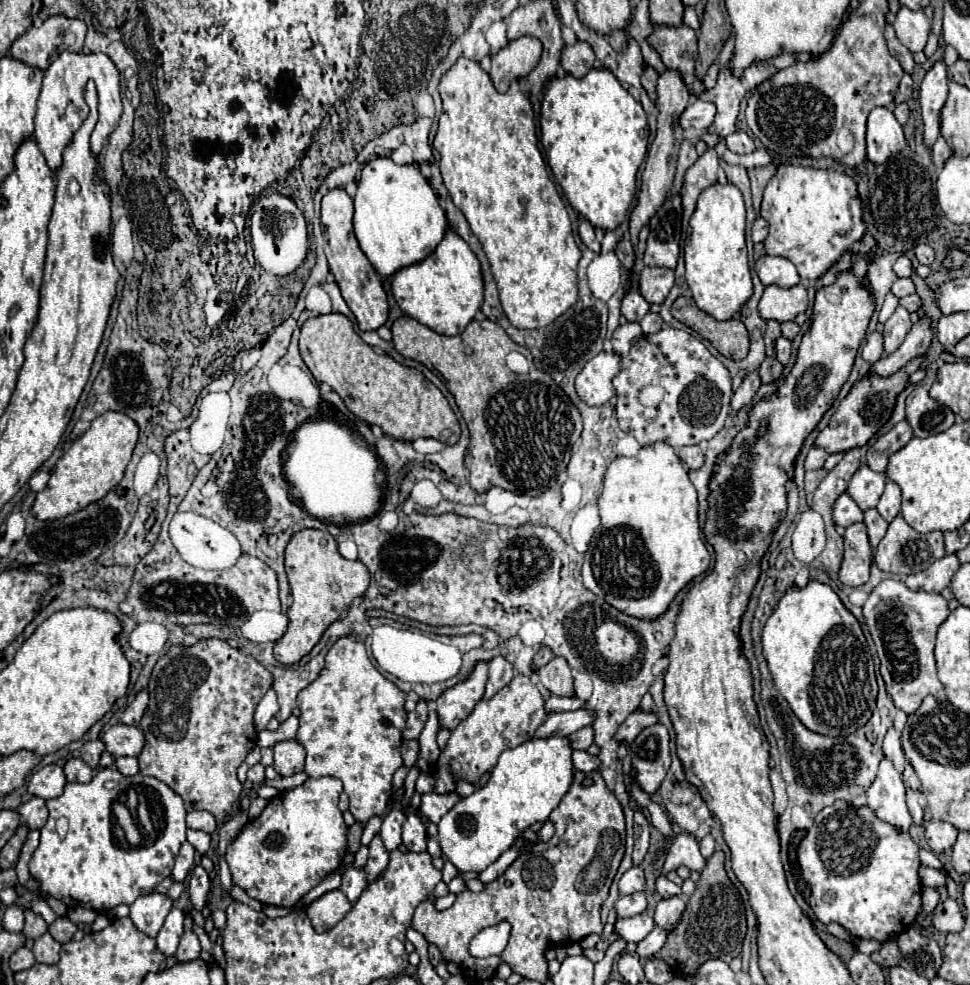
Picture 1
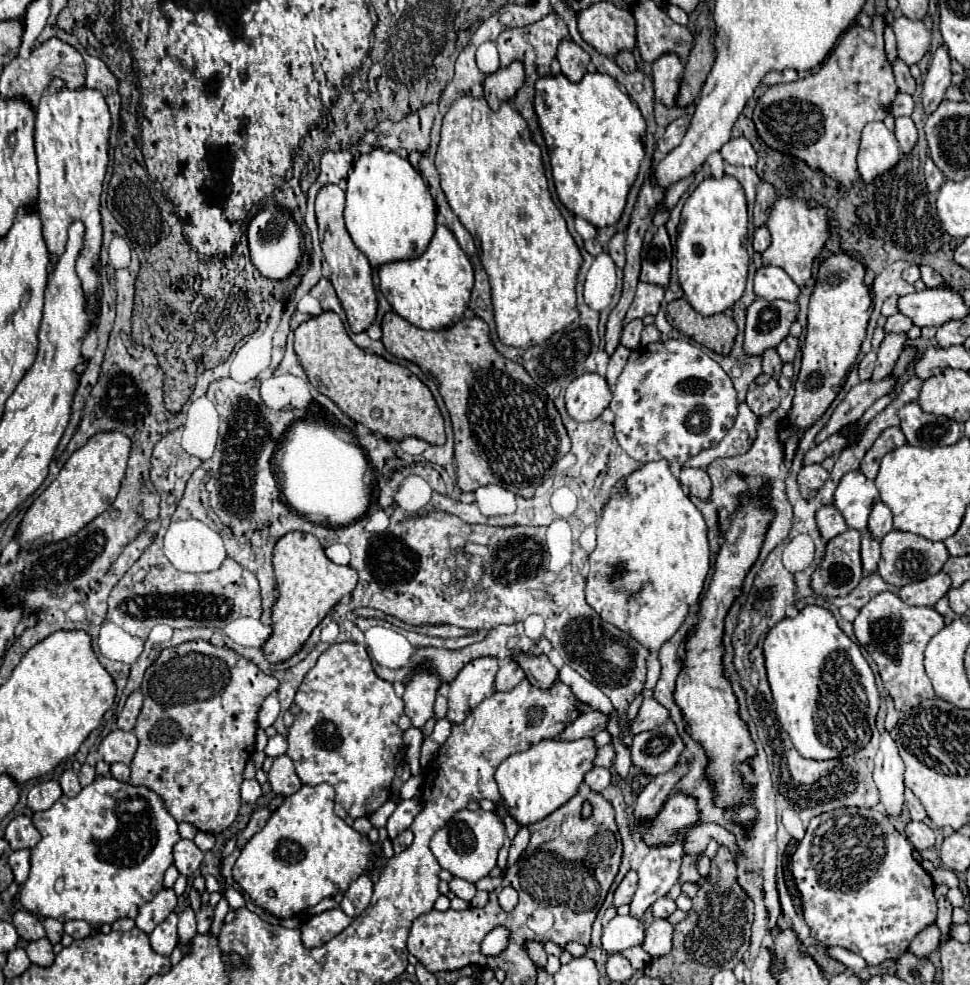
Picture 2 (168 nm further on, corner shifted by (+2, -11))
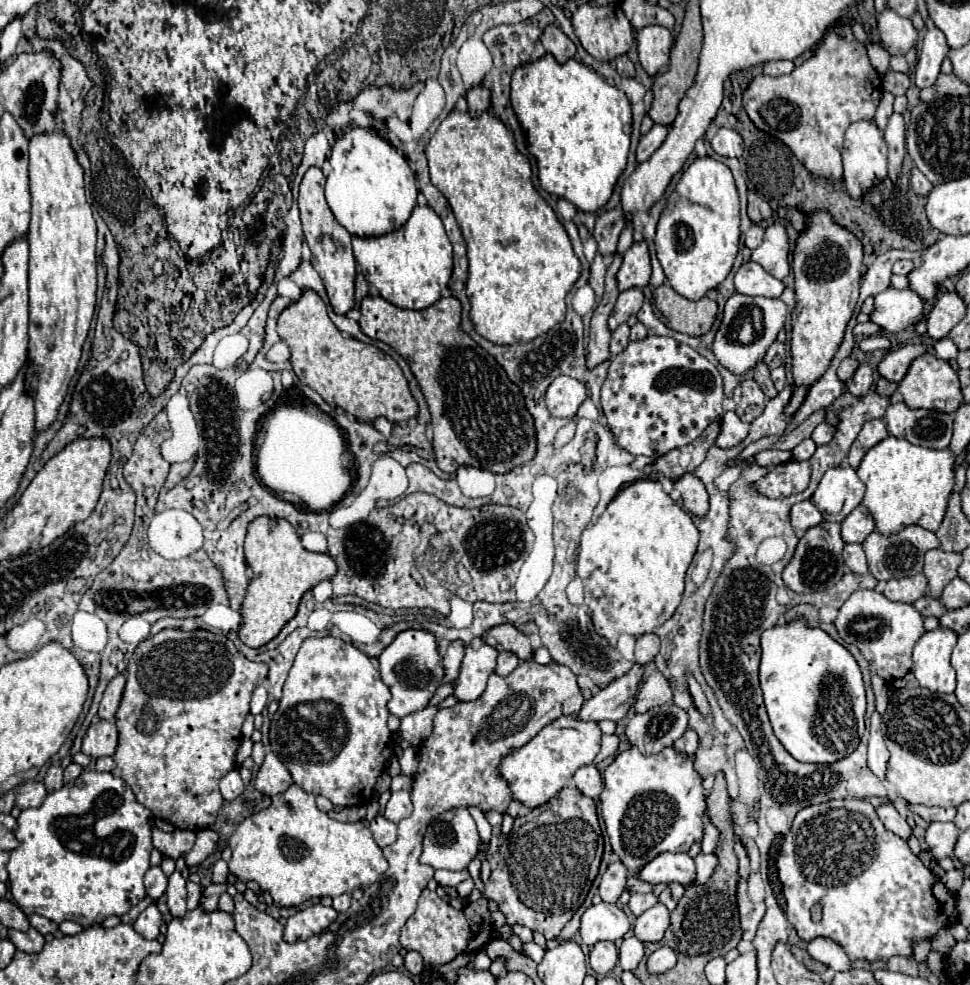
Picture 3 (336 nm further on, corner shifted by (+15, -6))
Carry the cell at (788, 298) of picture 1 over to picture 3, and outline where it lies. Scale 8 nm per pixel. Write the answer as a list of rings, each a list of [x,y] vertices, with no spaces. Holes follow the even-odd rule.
[[[732,294],[726,300],[724,316],[712,342],[712,352],[716,360],[732,374],[746,374],[764,358],[766,350],[776,340],[778,332],[784,328],[784,322],[786,322],[786,304],[780,298]]]

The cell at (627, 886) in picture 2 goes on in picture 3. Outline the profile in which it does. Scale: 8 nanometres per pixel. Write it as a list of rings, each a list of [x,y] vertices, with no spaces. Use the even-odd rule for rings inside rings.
[[[614,860],[608,864],[608,870],[604,872],[600,880],[600,898],[604,902],[616,902],[620,894],[626,890],[626,870],[620,860]]]

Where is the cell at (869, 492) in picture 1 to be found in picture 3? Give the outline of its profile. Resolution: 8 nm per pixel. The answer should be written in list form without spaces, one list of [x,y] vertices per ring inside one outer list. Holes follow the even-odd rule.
[[[830,468],[816,492],[812,494],[814,506],[822,512],[824,520],[828,522],[842,522],[860,502],[864,496],[864,482],[858,478],[854,468]]]

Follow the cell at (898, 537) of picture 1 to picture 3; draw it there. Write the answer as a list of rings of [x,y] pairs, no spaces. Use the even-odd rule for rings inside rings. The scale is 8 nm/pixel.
[[[908,526],[894,536],[882,536],[880,532],[874,530],[862,542],[862,548],[868,556],[868,568],[876,580],[892,580],[892,578],[920,574],[922,566],[924,566],[924,554],[932,548],[938,548],[938,546],[940,546],[940,542],[938,542],[936,534],[930,530],[924,530],[922,526]]]

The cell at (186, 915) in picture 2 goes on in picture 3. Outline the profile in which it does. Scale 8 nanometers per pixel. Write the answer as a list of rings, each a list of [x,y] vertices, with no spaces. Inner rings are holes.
[[[178,870],[170,874],[170,882],[166,888],[166,904],[174,918],[186,914],[186,878]]]

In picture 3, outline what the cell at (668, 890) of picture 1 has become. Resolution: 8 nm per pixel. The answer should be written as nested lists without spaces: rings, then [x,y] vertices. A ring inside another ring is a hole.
[[[648,892],[648,894],[632,894],[628,906],[630,906],[630,910],[632,910],[634,916],[640,916],[642,912],[646,912],[656,902],[658,902],[658,898],[654,896],[654,892]]]

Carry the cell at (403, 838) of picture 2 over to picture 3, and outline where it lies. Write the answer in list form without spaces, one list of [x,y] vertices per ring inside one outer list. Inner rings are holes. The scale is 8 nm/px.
[[[376,816],[370,822],[370,832],[380,848],[386,848],[388,844],[392,844],[396,840],[396,824],[386,820],[384,816]]]

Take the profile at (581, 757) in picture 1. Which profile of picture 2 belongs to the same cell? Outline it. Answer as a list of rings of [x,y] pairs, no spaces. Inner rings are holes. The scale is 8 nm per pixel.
[[[593,767],[587,775],[585,775],[585,783],[593,789],[593,791],[603,791],[609,783],[611,783],[611,773],[605,767]]]

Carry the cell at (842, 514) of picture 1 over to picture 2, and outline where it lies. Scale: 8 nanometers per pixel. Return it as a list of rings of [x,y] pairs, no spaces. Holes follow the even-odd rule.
[[[835,505],[821,507],[817,511],[815,519],[817,519],[817,525],[819,525],[821,537],[825,541],[829,541],[829,539],[833,539],[833,537],[837,537],[837,535],[841,535],[841,533],[845,533],[849,529],[847,523],[845,523],[845,519],[843,519],[843,515],[839,513],[839,509]]]

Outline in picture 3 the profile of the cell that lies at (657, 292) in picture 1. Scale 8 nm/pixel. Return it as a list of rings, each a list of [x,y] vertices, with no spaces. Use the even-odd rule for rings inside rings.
[[[632,288],[632,290],[626,290],[626,292],[620,292],[618,300],[616,300],[616,306],[610,314],[610,320],[608,320],[608,328],[614,332],[620,324],[624,324],[632,314],[636,314],[642,306],[642,290],[638,288]]]

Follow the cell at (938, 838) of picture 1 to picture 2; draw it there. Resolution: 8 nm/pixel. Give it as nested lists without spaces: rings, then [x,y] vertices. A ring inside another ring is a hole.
[[[911,821],[909,825],[907,825],[907,829],[905,829],[905,833],[907,833],[907,839],[911,841],[911,845],[915,847],[915,849],[931,849],[933,845],[935,845],[935,833],[933,833],[933,829],[931,827],[927,827],[925,823],[915,823],[915,821]]]

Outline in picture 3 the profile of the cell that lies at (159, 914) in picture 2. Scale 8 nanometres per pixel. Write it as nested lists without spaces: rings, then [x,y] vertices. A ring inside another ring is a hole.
[[[150,866],[148,872],[144,874],[144,884],[146,884],[146,894],[154,900],[158,900],[168,886],[168,876],[162,872],[160,866]]]

